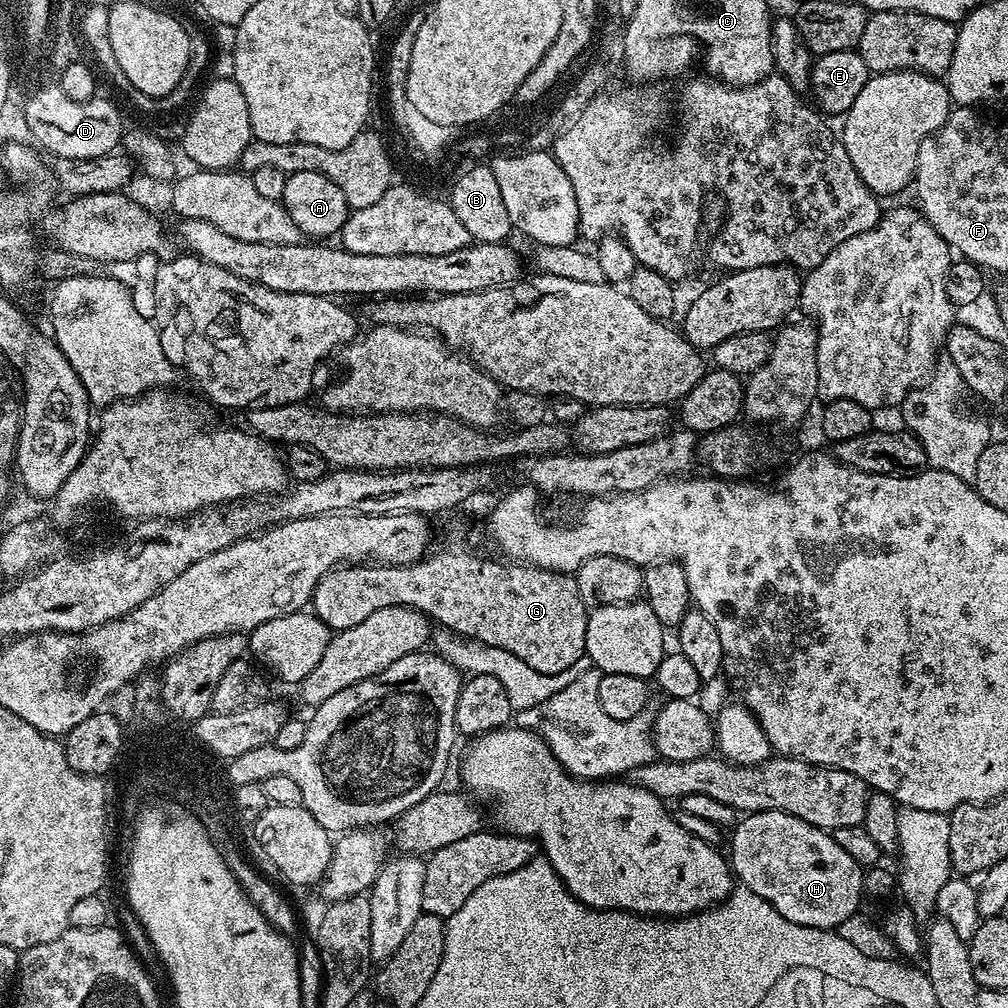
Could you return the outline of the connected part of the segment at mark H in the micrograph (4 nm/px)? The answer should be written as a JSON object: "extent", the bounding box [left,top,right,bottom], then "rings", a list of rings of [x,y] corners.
{"extent":[730,812,866,930],"rings":[[[750,812],[731,829],[730,835],[732,835],[730,868],[735,879],[743,887],[758,894],[758,898],[770,902],[770,906],[774,906],[774,910],[778,910],[782,918],[798,926],[836,930],[840,923],[861,911],[860,899],[865,899],[866,896],[865,869],[861,868],[858,862],[854,862],[854,858],[850,858],[850,854],[846,854],[842,846],[838,846],[831,831],[810,826],[810,822],[794,818],[794,814]]]}

